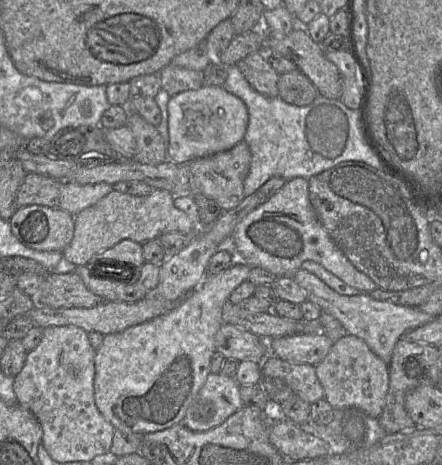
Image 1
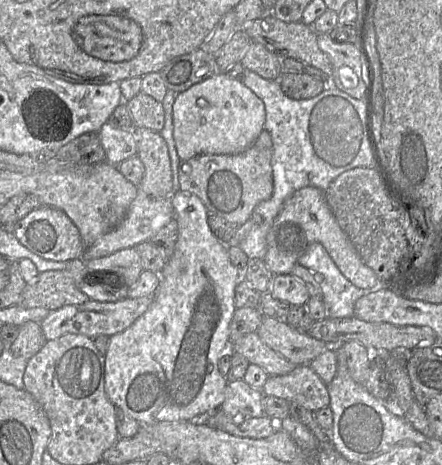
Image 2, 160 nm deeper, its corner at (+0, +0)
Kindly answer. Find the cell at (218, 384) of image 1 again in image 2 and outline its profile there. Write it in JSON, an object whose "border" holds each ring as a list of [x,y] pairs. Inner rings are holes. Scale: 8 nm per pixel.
{"border":[[[243,379],[229,381],[225,391],[225,400],[219,407],[231,416],[235,423],[265,415],[264,393],[247,384]]]}

